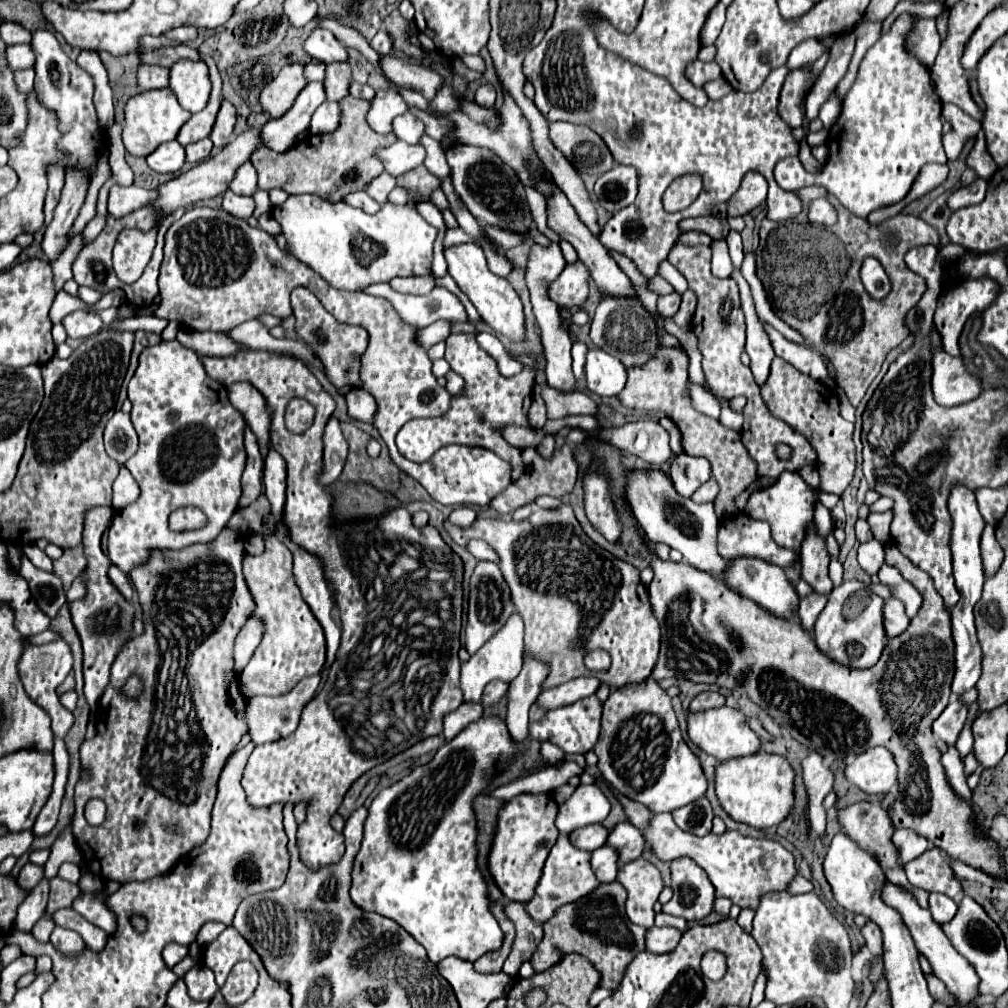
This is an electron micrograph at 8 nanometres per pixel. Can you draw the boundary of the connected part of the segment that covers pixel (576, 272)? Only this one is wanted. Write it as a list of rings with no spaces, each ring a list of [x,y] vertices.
[[[582,262],[568,264],[556,282],[550,284],[550,298],[560,308],[580,308],[588,296],[588,270]]]

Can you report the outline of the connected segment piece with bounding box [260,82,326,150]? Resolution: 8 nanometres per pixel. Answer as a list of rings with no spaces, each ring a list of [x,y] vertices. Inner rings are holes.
[[[308,82],[306,88],[298,94],[294,106],[276,120],[268,120],[260,128],[262,144],[270,150],[288,150],[294,146],[298,134],[308,130],[314,110],[326,100],[322,82]]]

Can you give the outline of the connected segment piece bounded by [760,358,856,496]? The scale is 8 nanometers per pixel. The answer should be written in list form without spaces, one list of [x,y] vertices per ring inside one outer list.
[[[774,358],[770,376],[762,386],[760,394],[770,414],[790,424],[802,436],[806,436],[814,446],[814,450],[818,452],[816,468],[820,472],[820,490],[840,496],[846,490],[846,486],[852,482],[856,458],[854,458],[854,444],[852,444],[854,426],[840,416],[836,392],[824,386],[822,382],[816,382],[810,376],[798,372],[782,358]]]

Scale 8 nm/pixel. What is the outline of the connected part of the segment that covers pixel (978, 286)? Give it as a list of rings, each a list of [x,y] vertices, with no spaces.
[[[978,278],[978,280],[962,280],[958,286],[948,288],[940,294],[938,298],[938,308],[934,314],[934,324],[938,328],[938,332],[942,334],[942,344],[944,344],[944,352],[948,352],[950,356],[960,356],[958,350],[958,336],[964,328],[964,322],[976,314],[982,312],[986,306],[990,306],[990,302],[996,298],[998,294],[998,284],[994,280],[986,280],[986,278]]]

